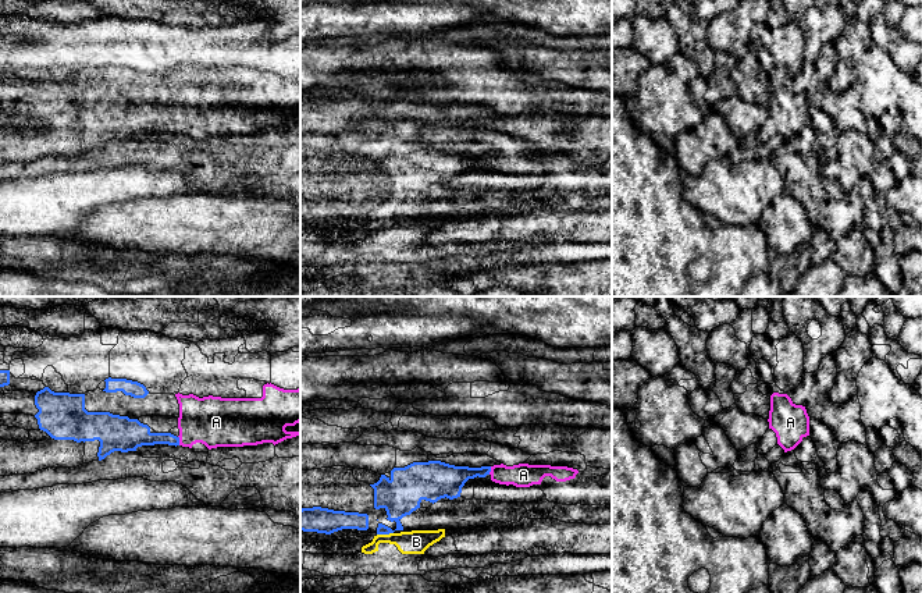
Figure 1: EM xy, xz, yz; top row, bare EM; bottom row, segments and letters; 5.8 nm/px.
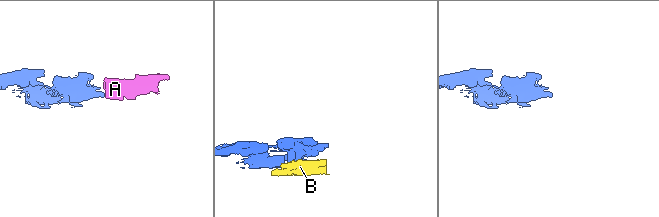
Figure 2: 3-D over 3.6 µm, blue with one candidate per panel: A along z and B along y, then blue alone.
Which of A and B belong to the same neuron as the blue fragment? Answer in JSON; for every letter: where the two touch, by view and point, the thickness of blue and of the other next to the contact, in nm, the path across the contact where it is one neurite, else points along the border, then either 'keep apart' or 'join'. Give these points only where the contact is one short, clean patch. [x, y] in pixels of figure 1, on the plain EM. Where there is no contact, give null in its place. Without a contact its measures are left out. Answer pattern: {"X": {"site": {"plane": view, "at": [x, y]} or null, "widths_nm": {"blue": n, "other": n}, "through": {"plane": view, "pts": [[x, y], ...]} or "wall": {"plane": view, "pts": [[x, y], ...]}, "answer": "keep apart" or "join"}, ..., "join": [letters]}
{"A": {"site": {"plane": "xy", "at": [178, 128]}, "widths_nm": {"blue": 140, "other": 280}, "through": {"plane": "xy", "pts": [[136, 123], [148, 127], [178, 128], [200, 110], [216, 110]]}, "answer": "join"}, "B": {"site": {"plane": "xz", "at": [384, 222]}, "widths_nm": {"blue": 220, "other": 140}, "wall": {"plane": "xz", "pts": [[392, 220], [377, 223]]}, "answer": "keep apart"}, "join": ["A"]}

